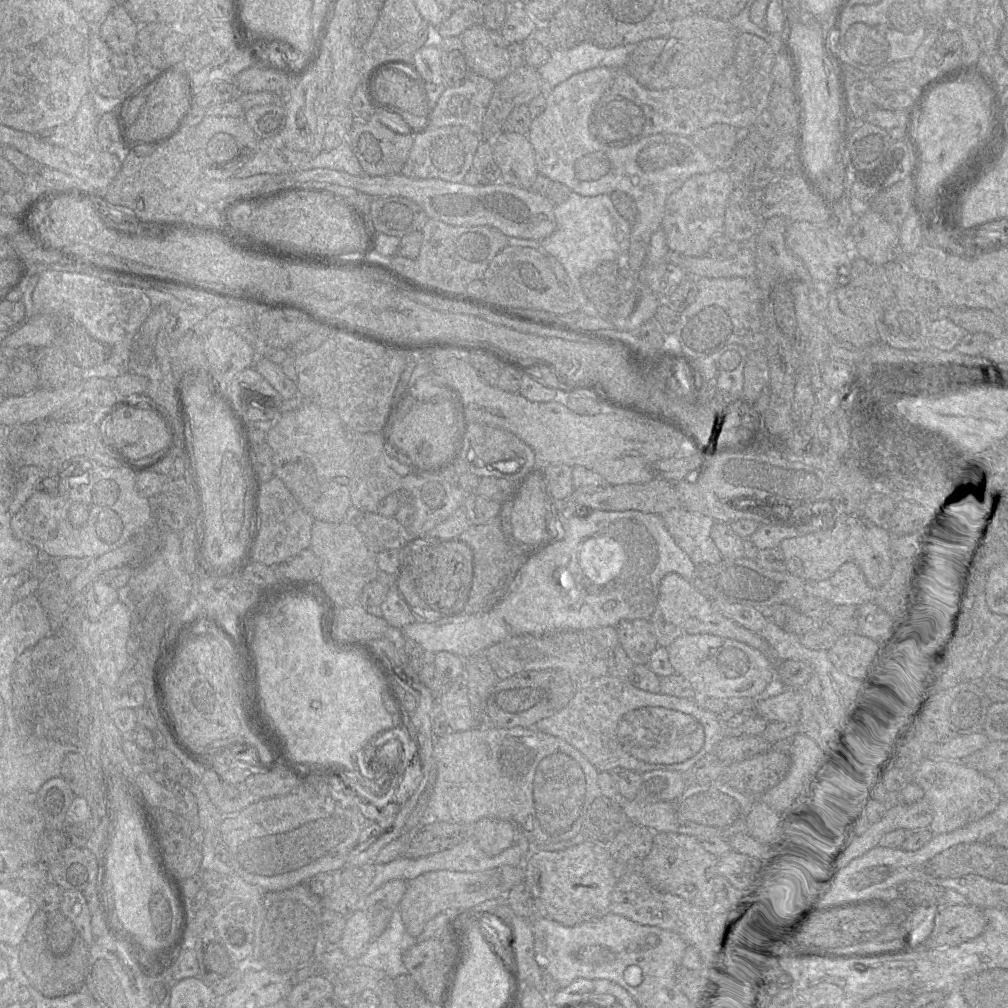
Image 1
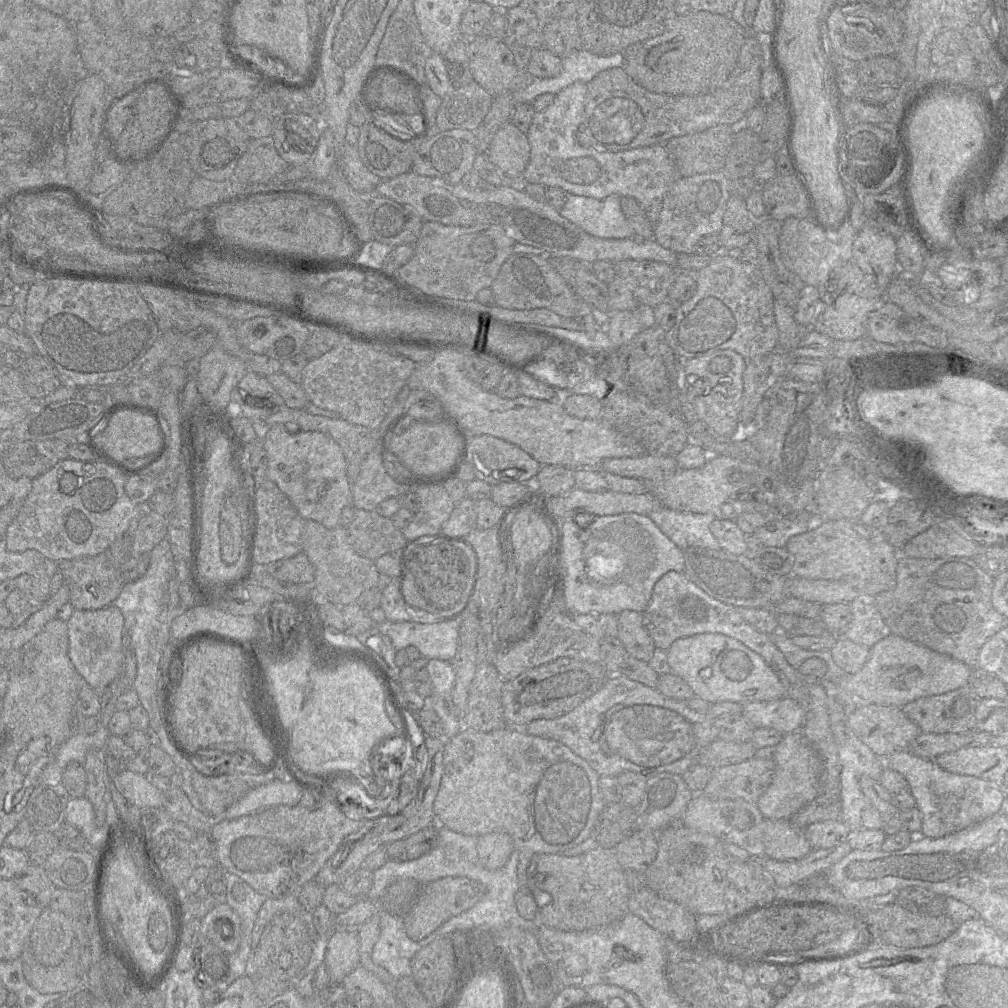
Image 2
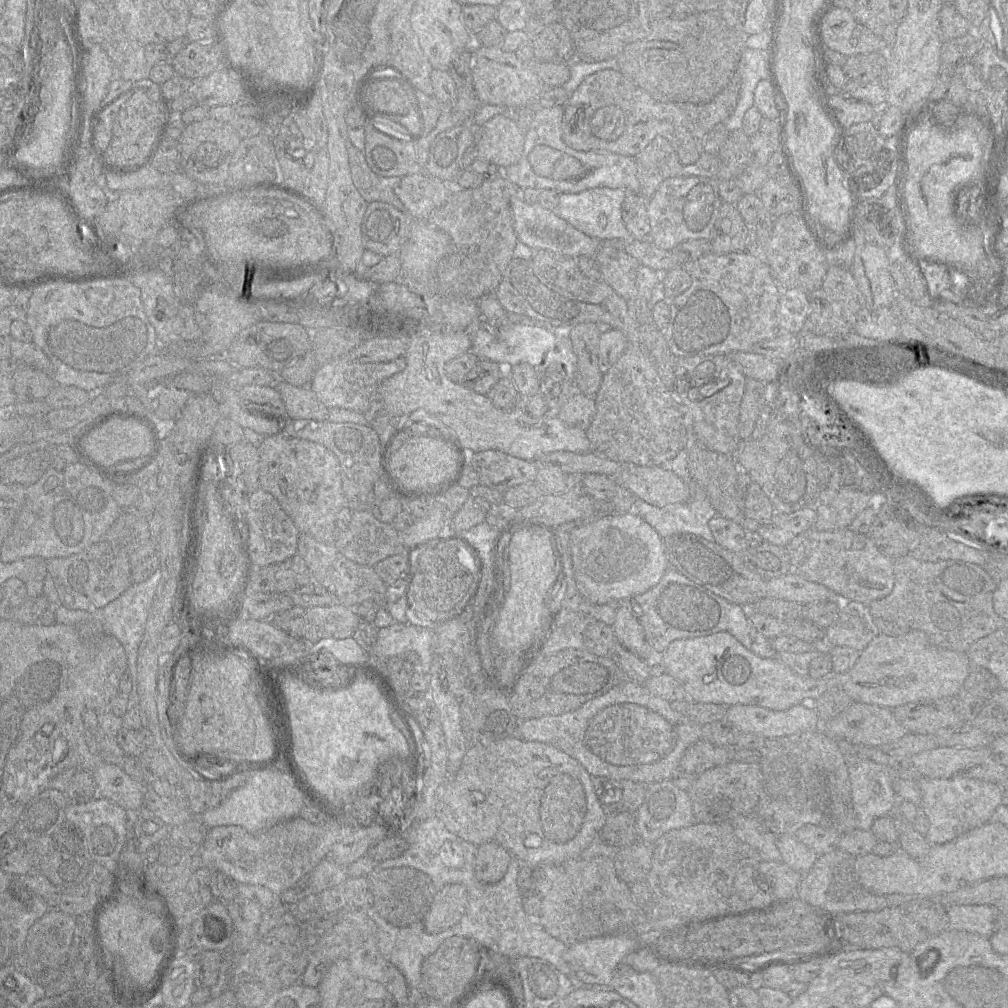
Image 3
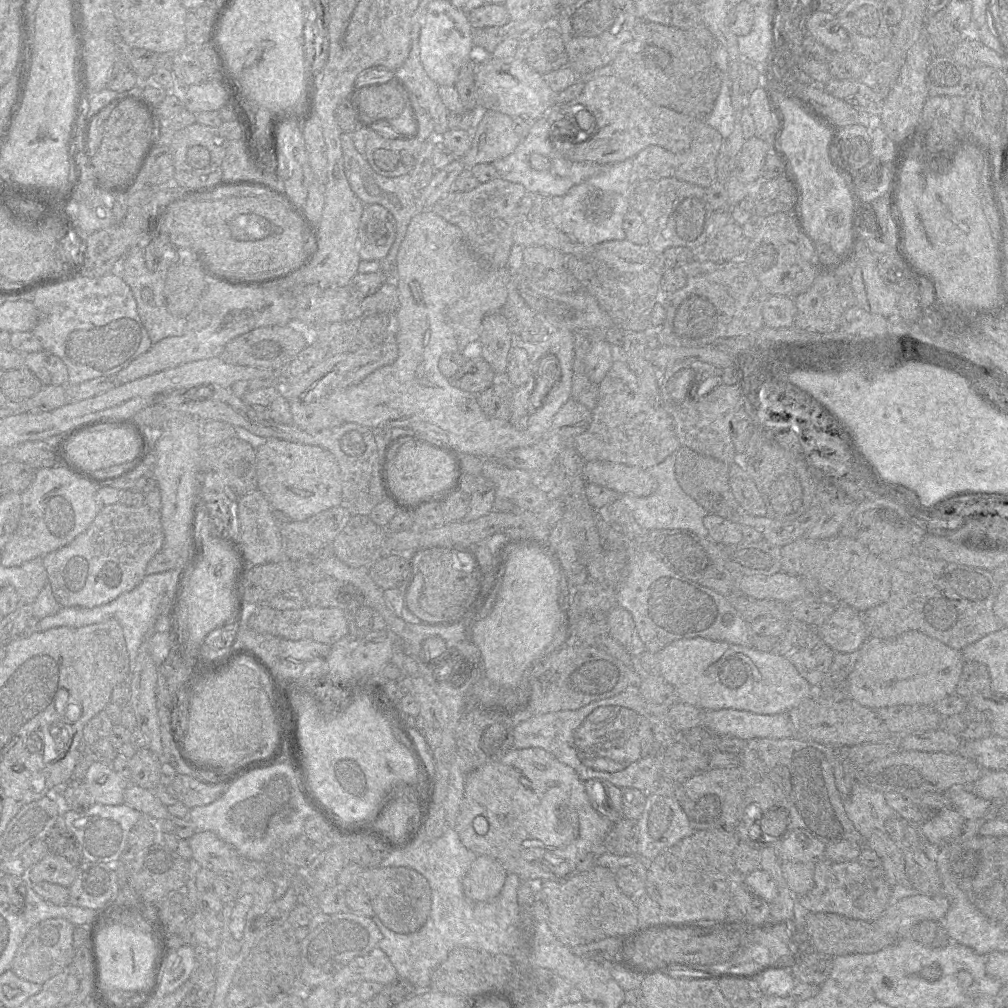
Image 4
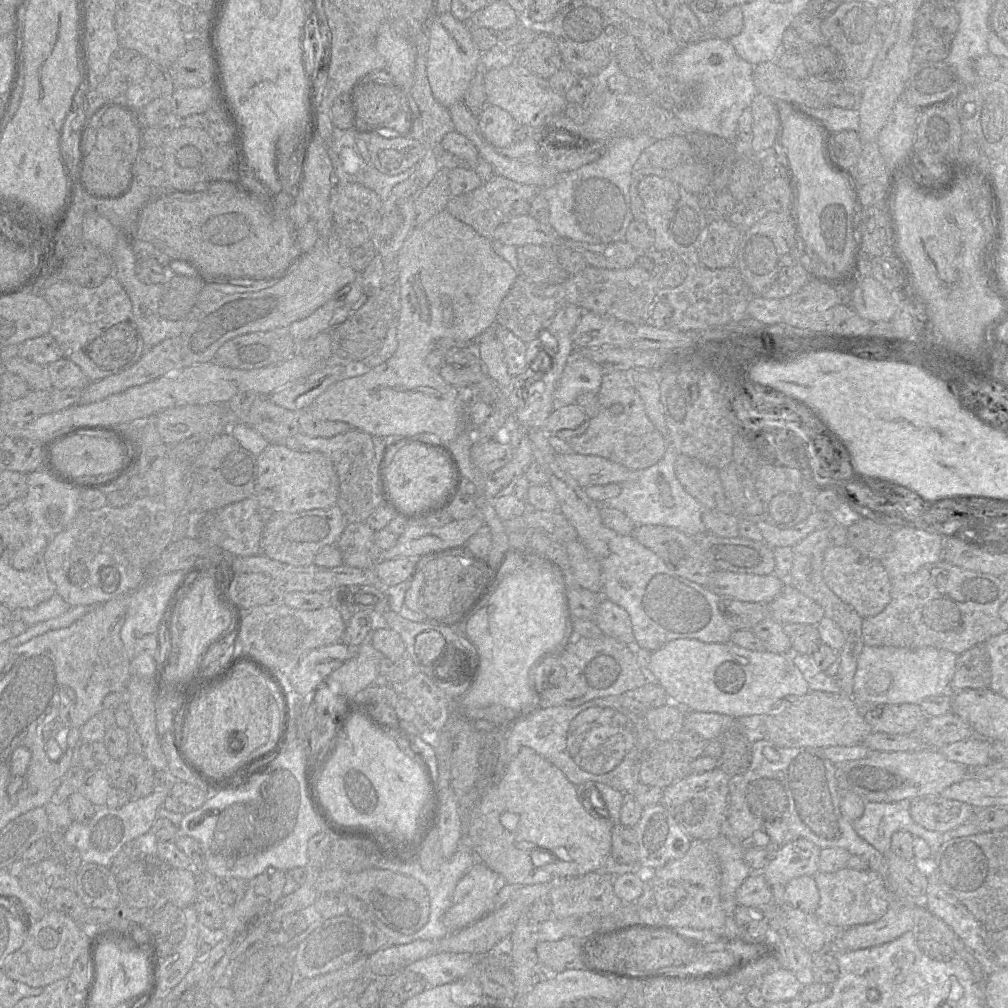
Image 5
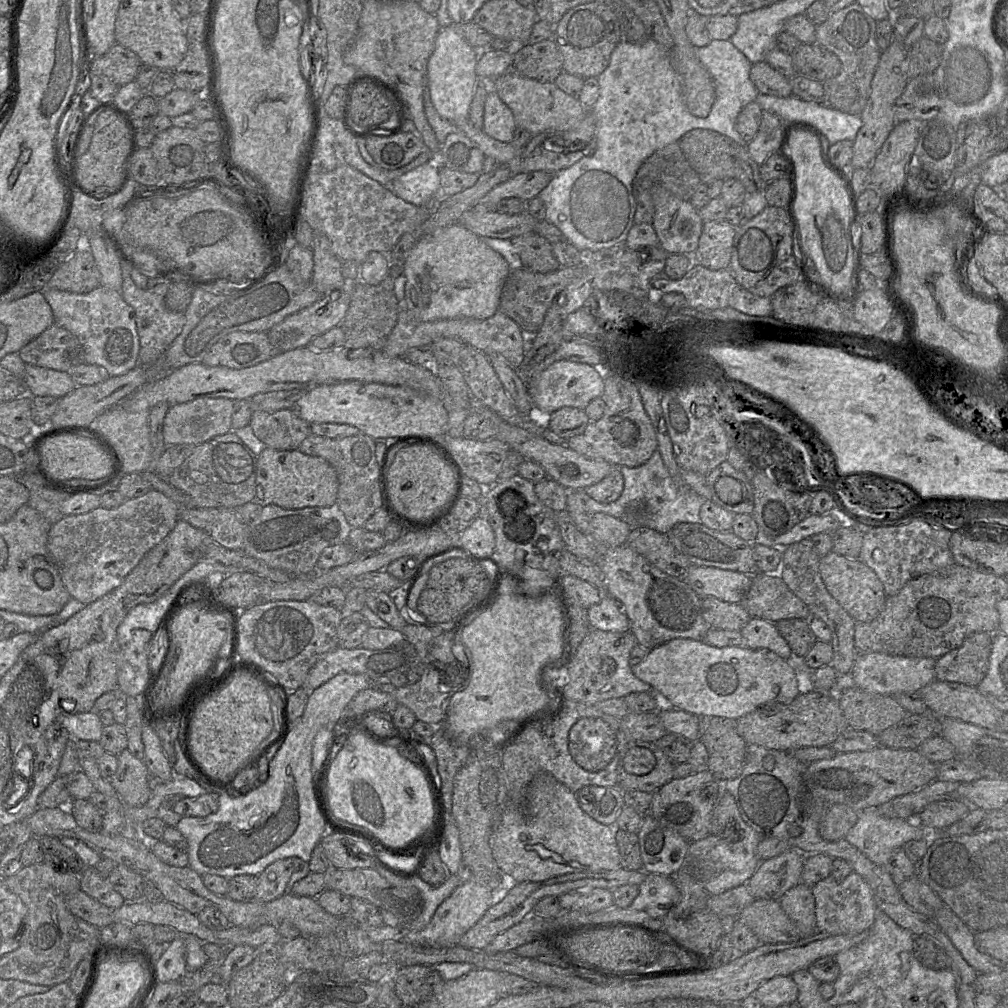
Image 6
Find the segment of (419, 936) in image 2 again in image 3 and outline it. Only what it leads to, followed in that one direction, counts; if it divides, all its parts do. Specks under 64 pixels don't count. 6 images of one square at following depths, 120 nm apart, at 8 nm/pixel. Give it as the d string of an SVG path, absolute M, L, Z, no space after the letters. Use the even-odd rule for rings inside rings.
M449 884L438 891L423 917L424 931L437 934L454 926L466 912L467 889L462 884Z

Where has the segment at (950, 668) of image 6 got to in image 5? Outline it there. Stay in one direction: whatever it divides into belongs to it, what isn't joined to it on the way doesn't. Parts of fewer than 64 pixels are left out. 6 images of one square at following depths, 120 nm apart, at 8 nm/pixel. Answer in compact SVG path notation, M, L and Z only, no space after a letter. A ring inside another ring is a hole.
M984 644L976 645L957 656L949 692L989 688L990 683L990 656Z

